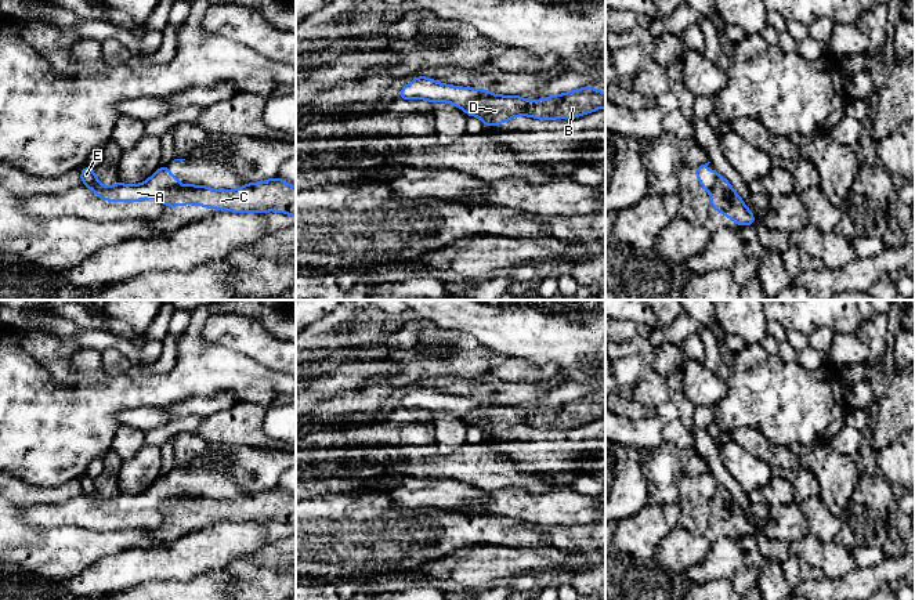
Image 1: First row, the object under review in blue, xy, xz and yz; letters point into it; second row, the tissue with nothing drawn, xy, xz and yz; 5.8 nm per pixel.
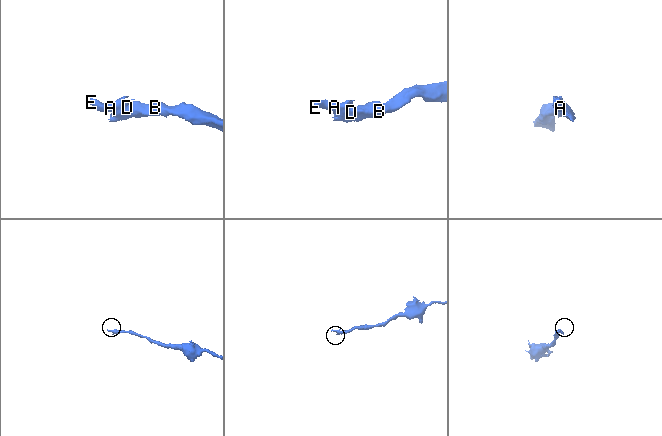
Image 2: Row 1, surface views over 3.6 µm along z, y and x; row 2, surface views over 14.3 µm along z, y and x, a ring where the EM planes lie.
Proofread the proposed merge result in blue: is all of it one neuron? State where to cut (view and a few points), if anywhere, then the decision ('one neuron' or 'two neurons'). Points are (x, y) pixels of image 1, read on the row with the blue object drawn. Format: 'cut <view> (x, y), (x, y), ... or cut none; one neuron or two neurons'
cut xz (492, 94), (476, 96), (463, 108); two neurons

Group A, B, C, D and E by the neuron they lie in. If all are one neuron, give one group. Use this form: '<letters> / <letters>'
A E / B C D

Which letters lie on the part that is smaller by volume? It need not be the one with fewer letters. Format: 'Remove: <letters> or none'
Remove: A, E

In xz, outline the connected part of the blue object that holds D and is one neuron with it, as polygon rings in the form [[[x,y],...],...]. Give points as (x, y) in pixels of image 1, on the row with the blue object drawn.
[[[585,86],[569,93],[543,100],[525,100],[521,95],[481,95],[471,100],[464,112],[477,116],[484,126],[500,126],[516,116],[531,116],[540,120],[574,119],[605,108],[605,93]]]

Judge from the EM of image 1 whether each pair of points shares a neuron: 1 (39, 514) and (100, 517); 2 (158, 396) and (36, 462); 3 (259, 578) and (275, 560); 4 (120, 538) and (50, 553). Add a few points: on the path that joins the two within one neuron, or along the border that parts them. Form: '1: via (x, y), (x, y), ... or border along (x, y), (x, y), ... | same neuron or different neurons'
1: via (54, 514), (85, 514) | same neuron
2: via (127, 396), (104, 396), (67, 432) | same neuron
3: via (263, 574), (272, 564) | same neuron
4: via (102, 544), (68, 550) | same neuron

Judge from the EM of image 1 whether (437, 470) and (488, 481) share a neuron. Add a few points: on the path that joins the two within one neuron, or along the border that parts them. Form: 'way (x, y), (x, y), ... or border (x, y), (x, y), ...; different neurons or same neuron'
way (449, 469), (476, 469); same neuron

